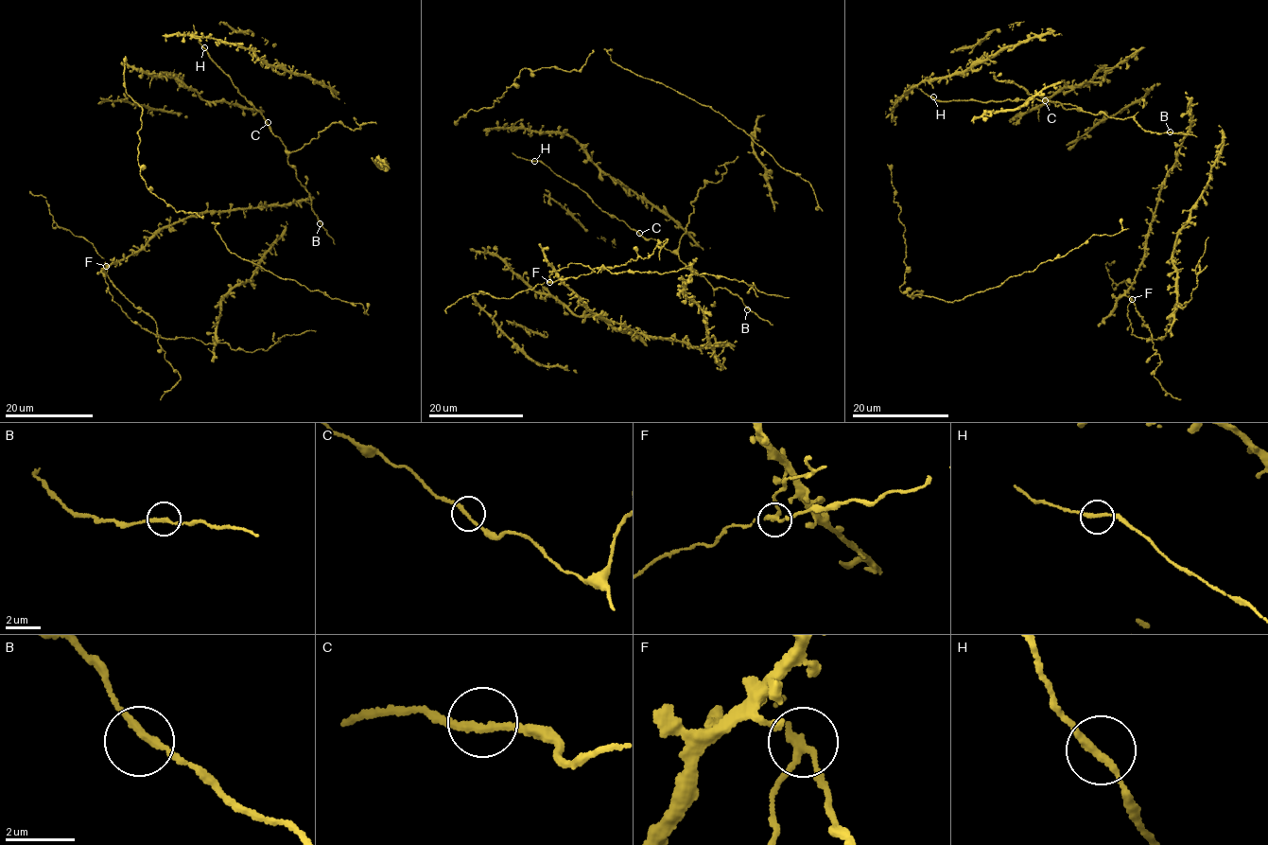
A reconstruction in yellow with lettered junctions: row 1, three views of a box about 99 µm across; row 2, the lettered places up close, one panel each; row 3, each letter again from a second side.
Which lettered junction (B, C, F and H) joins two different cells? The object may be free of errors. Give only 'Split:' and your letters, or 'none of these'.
Split: F

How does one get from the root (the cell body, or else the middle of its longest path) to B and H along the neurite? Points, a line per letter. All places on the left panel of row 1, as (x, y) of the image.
B: (267, 123), (282, 141), (287, 160), (309, 194), (312, 209), (320, 223)
H: (267, 123), (262, 114), (217, 67), (204, 47)

